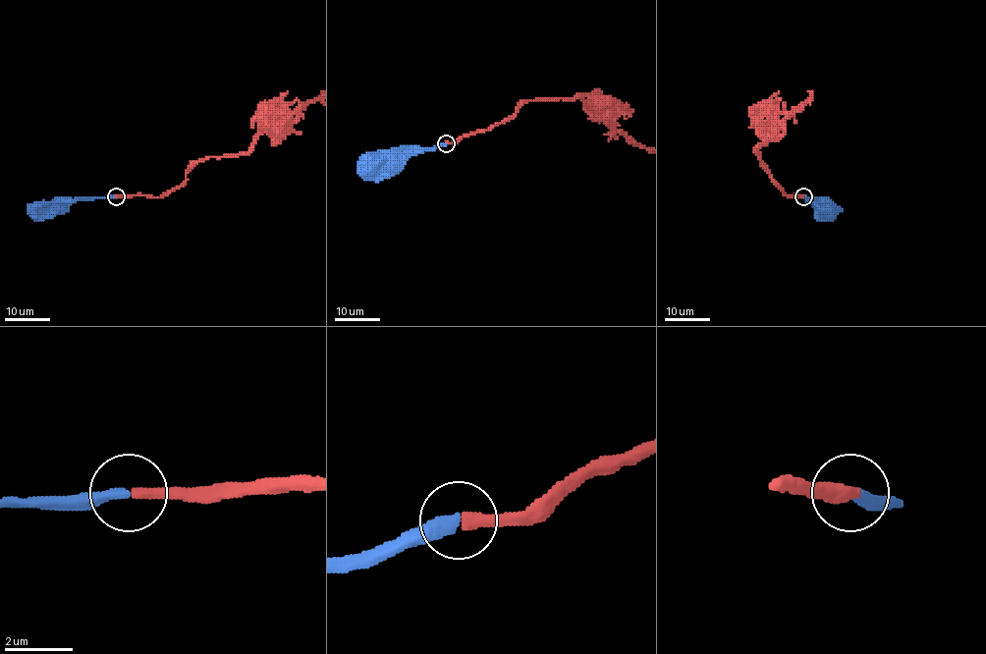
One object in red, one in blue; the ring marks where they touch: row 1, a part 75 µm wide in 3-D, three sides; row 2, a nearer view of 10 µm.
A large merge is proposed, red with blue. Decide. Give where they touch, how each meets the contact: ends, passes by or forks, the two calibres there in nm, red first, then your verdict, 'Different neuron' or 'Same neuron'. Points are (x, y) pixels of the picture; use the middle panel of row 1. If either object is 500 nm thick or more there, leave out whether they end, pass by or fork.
Place: (446, 143). At the ring red ends. At the ring blue ends. Thickness 360 nm (red) against 380 nm. Same neuron

